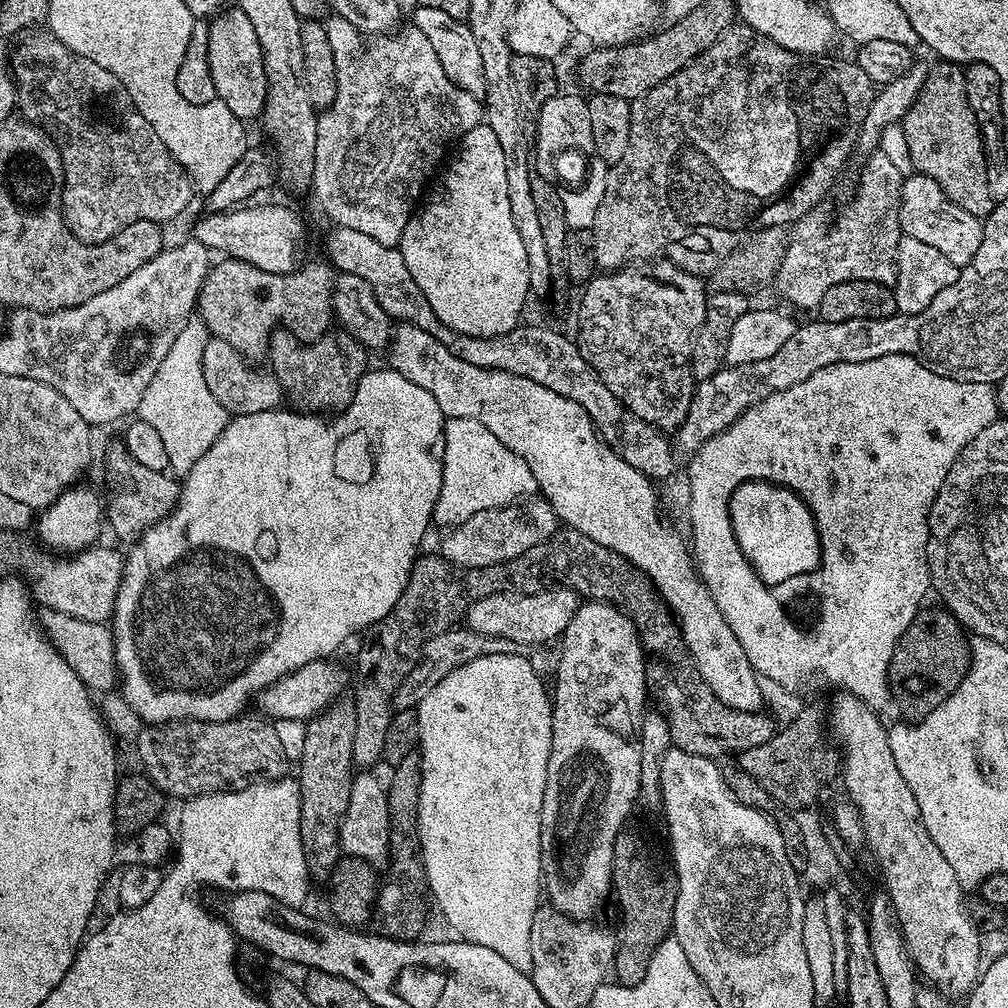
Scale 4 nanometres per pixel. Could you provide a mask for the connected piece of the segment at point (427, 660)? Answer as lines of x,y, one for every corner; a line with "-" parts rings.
457,626
436,634
434,638
428,639
422,646
419,660
415,662
406,678
398,686
398,690
392,695
392,705
405,707
420,704
422,698
438,686
447,674
458,669
459,666
472,662
486,654
518,654
520,645
508,638
490,638
488,635
478,634
466,626

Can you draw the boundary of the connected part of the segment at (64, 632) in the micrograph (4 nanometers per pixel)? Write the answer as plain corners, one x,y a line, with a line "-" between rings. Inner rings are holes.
44,608
38,616
38,623
48,641
70,662
70,670
82,678
88,691
103,694
113,691
118,684
114,638
108,624
82,622
82,618
70,618
70,614
56,612
53,608

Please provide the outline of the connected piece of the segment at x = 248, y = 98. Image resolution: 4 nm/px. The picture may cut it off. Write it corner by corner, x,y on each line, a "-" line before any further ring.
239,6
225,7
220,11
220,21
209,26
209,62
216,99
230,106
230,112
242,121
251,122
255,116
257,119
263,113
268,89
264,51
250,18

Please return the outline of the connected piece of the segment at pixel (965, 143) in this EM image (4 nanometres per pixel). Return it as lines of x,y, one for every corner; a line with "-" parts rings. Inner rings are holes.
936,62
922,82
922,94
914,98
914,106
905,114
902,127
906,134
906,146
910,146
912,167
921,176
934,178
938,186
962,210
986,218
994,203
990,185
986,183
984,143
980,141
980,127
970,110
970,98
966,98
964,68
959,64

